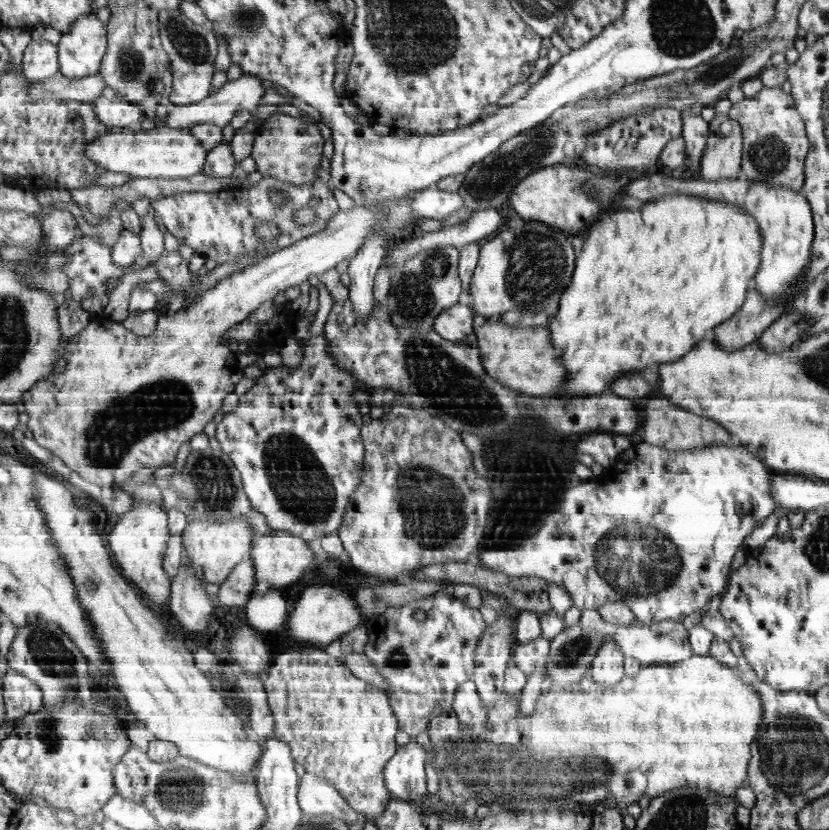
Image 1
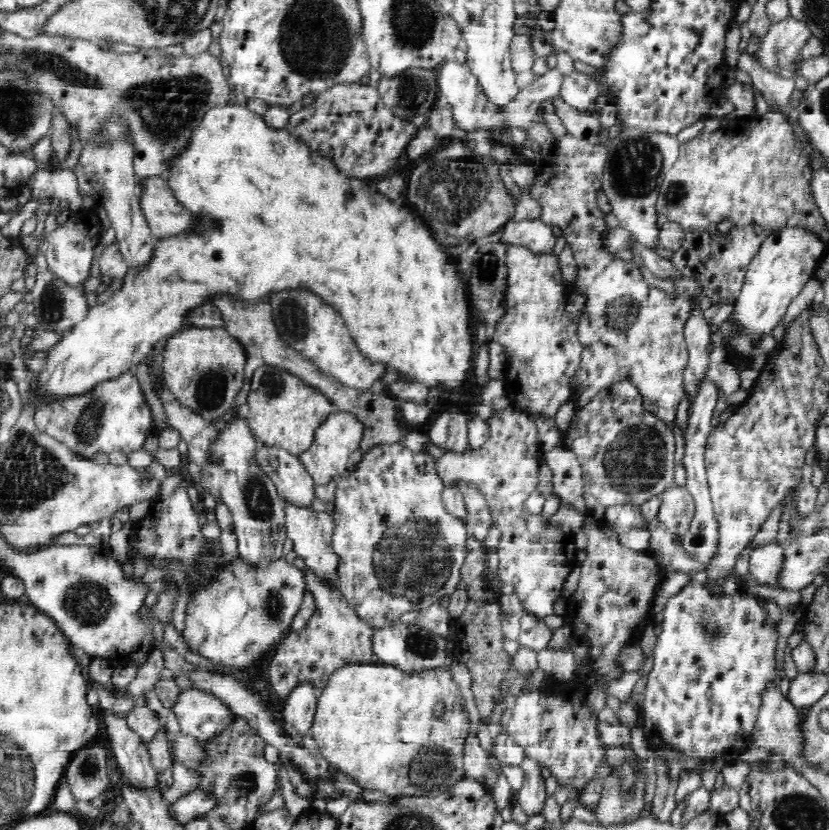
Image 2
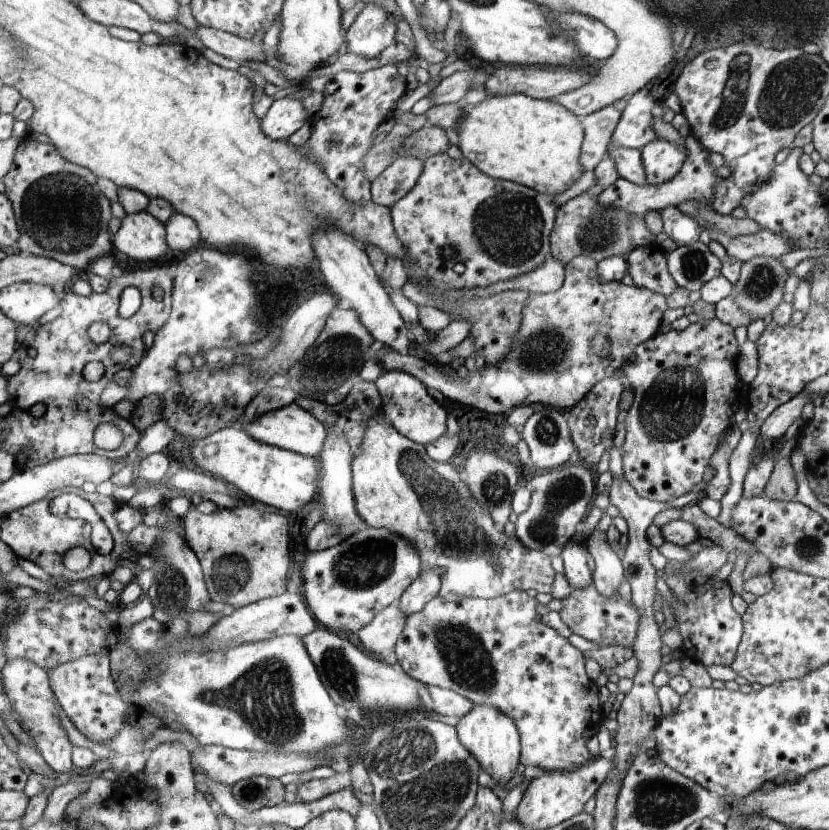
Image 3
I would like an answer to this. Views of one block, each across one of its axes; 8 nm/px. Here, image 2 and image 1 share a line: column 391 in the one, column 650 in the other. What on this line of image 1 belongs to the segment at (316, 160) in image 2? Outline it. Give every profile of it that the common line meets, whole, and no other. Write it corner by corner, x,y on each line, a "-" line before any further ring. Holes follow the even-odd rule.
665,194
647,200
637,210
609,210
605,212
595,226
587,230
587,240
583,244
583,250
577,256
577,272
573,276
573,284
569,286
569,292
565,292
561,300
559,316
553,322
553,342
563,352
565,364
571,370
571,382
569,382
569,396
603,396
611,394
611,384
623,374
623,372
635,372
639,366
651,366
651,364
673,364
681,360
685,354
689,354
699,342
705,338
711,338
715,328
725,324
725,320
731,320
741,306
745,304
745,298
751,290
755,290
755,278
757,272
761,272
761,248
763,248
763,236
757,220
741,206
741,204
729,204
723,200
709,200
705,196
691,196
691,194

